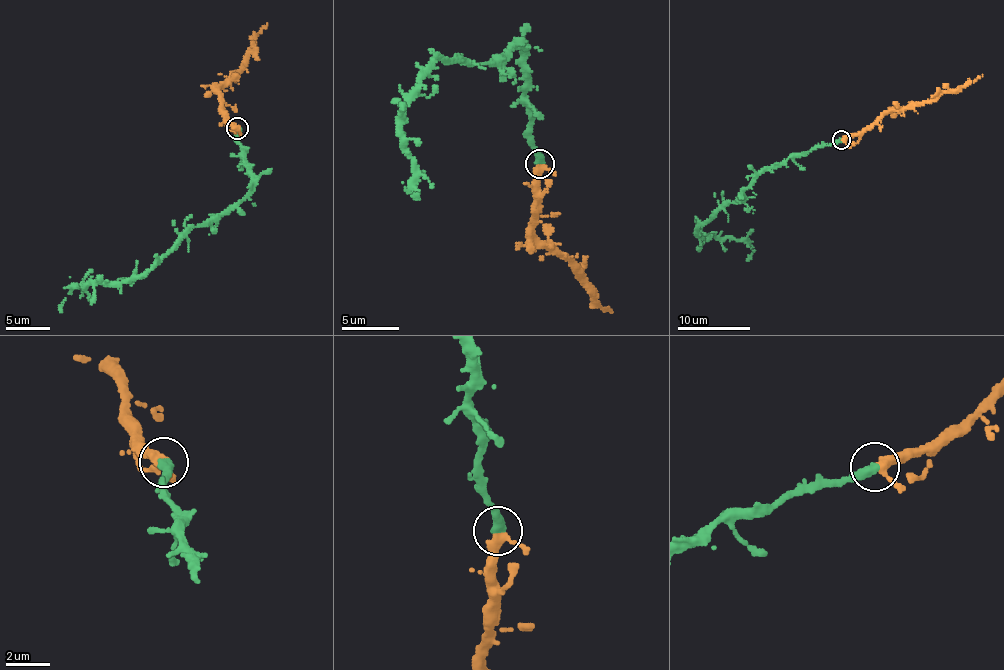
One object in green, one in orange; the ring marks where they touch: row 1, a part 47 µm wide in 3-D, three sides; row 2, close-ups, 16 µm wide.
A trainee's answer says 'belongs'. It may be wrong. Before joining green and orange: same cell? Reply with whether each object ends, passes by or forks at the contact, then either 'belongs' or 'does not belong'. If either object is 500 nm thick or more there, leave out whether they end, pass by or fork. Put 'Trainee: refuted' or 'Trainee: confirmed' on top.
Trainee: confirmed
green ends; orange passes by; belongs

